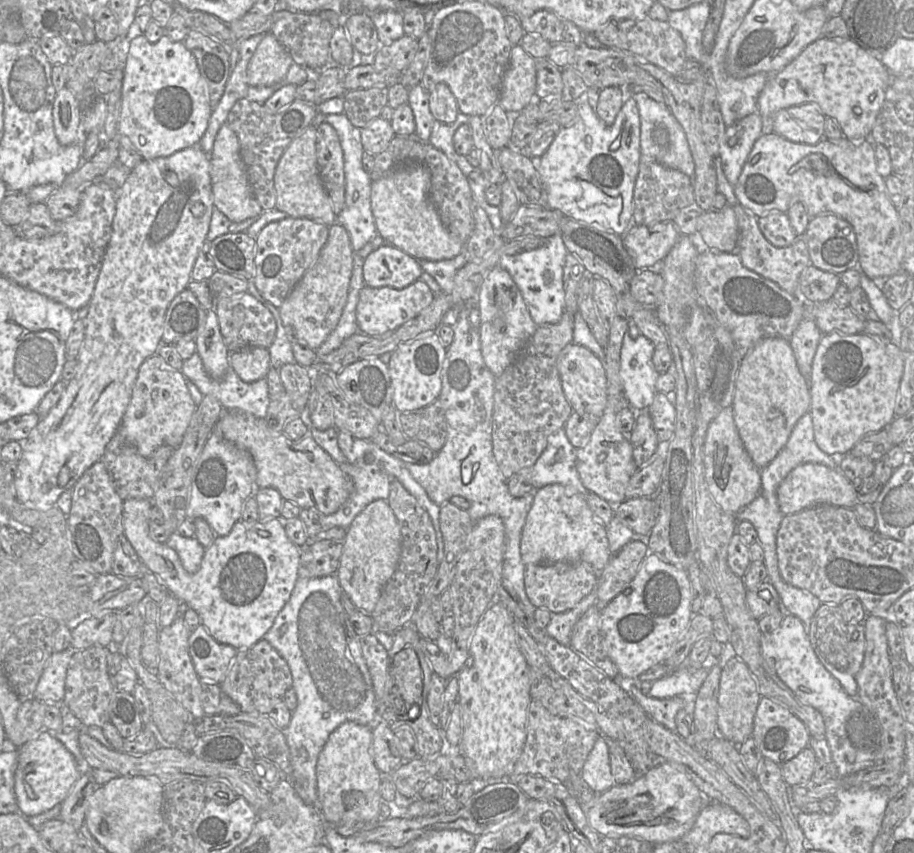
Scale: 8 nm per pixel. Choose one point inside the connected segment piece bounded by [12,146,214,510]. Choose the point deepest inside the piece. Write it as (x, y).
(163, 211)

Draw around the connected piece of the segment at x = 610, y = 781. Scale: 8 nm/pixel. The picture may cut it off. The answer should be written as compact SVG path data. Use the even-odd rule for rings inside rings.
M603 737L597 738L579 775L596 794L616 784L611 773L609 746Z

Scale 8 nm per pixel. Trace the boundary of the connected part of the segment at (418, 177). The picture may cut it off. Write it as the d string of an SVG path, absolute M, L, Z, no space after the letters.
M401 162L371 186L371 209L378 235L418 260L445 260L459 255L465 244L443 225L431 203L431 174L422 162Z

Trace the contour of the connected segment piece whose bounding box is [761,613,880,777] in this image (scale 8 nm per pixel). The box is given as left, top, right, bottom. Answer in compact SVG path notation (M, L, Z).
M786 613L781 625L761 638L761 650L765 661L798 700L818 710L825 722L825 736L837 777L843 777L877 762L880 745L880 727L875 717L858 696L850 696L816 656L803 622Z

